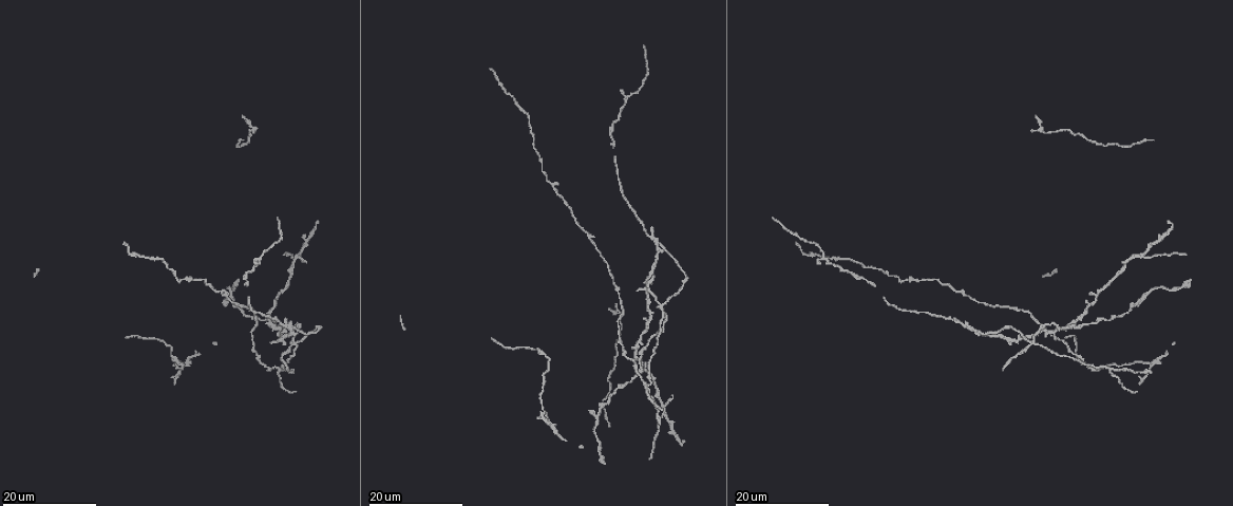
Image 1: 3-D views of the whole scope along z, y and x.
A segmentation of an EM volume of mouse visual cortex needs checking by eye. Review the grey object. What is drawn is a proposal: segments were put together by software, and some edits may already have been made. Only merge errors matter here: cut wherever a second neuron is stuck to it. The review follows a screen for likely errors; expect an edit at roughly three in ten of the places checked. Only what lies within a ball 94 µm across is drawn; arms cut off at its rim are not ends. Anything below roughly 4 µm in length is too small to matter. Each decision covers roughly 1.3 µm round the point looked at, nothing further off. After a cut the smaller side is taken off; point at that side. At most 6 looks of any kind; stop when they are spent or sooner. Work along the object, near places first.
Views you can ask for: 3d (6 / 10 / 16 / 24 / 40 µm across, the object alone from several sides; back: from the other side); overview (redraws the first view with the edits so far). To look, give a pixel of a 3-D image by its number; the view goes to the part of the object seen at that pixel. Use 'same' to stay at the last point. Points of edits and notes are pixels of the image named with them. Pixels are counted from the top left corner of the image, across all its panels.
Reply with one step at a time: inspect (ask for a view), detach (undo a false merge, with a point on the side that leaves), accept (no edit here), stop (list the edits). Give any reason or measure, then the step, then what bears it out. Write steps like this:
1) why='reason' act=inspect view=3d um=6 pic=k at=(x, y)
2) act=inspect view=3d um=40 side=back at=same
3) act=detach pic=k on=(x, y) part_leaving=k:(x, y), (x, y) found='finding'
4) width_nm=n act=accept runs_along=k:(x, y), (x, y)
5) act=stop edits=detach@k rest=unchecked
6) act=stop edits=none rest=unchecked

why='side arm on a straight run' act=inspect view=3d um=24 pic=1 at=(1116, 370)

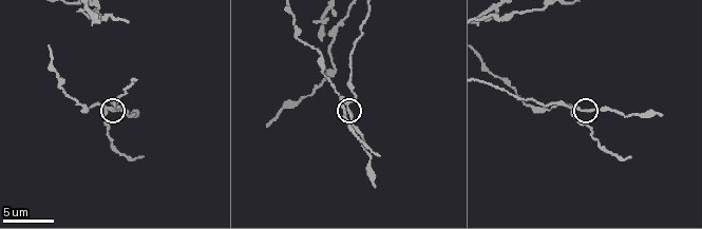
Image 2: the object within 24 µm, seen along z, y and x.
why='closer look' act=inspect view=3d um=6 pic=2 at=(348, 105)

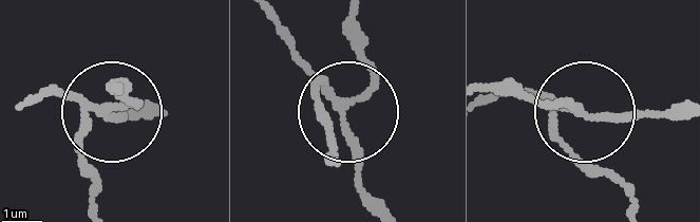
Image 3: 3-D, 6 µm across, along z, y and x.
why='from behind' act=inspect view=3d um=6 side=back pic=3 at=(105, 114)

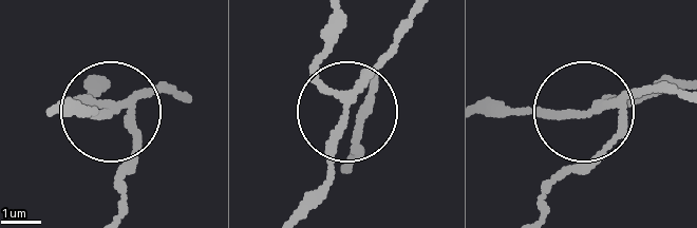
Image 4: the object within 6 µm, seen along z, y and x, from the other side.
act=detach pic=4 on=(129, 162) part_leaving=4:(132, 122), (118, 210) found='two neurons meet here'

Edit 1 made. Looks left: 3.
act=inspect view=overview

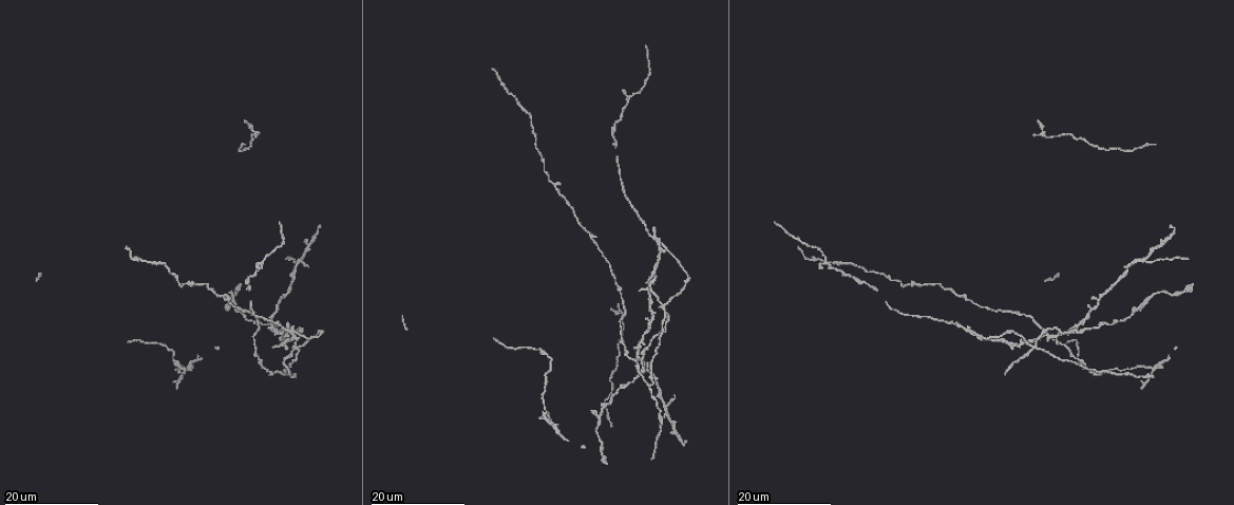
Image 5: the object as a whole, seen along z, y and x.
why='branch point' act=inspect view=3d um=16 pic=5 at=(665, 413)

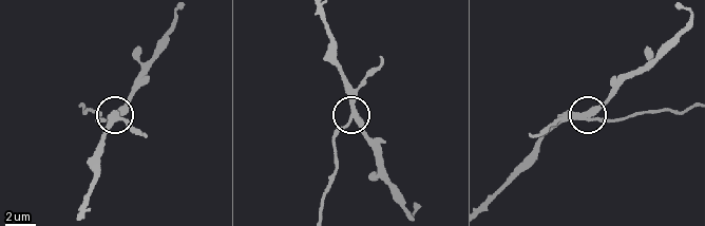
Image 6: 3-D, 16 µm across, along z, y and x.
act=inspect view=3d um=10 pic=6 at=(351, 120)

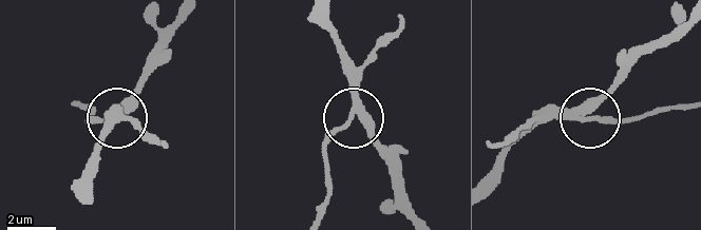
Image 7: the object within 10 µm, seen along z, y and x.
arms=3 act=accept runs_along=7:(492, 166), (547, 121), (636, 118) found='all the same neuron'

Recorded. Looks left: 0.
act=stop edits=detach@4 rest=unchecked

